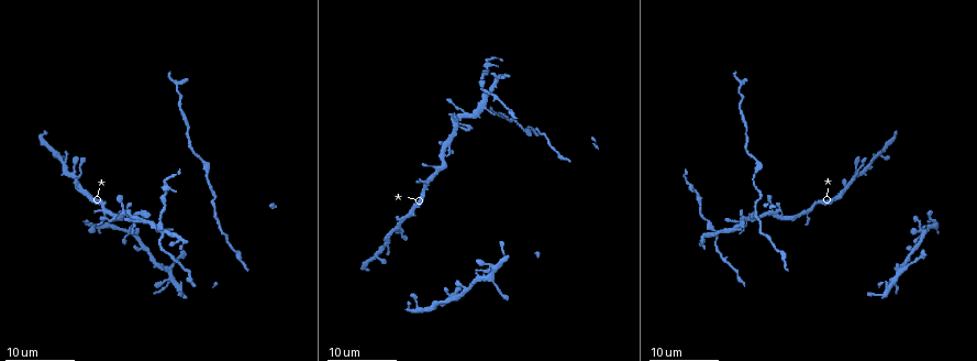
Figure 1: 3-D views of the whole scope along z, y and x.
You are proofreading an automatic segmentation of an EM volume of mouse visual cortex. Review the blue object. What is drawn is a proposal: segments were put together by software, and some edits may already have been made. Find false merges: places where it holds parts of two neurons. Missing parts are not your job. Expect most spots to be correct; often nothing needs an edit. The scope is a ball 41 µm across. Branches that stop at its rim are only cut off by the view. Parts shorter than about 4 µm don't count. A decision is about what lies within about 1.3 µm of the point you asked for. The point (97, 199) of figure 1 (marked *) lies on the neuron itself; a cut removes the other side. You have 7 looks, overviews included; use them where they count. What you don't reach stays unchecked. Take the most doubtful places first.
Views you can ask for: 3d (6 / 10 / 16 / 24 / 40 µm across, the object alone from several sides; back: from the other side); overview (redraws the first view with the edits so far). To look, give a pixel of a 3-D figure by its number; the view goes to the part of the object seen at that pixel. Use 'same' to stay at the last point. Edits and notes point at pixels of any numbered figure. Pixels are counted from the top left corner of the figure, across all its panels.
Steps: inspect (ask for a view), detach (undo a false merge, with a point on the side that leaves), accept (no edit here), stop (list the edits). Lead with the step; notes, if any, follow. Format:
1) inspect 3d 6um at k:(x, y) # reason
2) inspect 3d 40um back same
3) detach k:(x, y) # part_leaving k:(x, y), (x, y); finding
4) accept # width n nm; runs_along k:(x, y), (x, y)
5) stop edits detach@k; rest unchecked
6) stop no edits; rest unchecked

inspect 3d 16um at 1:(484, 108) # arms part here

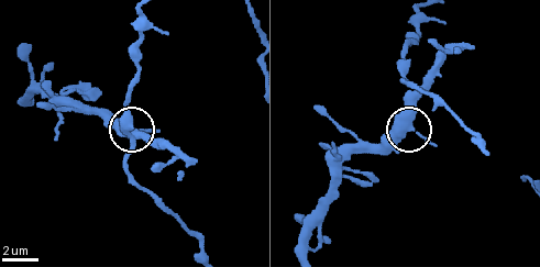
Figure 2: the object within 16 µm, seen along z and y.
inspect 3d 10um at 2:(410, 122)

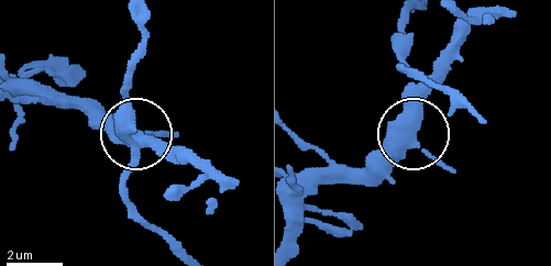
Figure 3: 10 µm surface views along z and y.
accept # runs_along 3:(293, 209), (321, 183), (364, 178), (407, 137), (407, 62); all the same neuron

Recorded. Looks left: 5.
inspect 3d 24um at 1:(187, 130) # thin neck

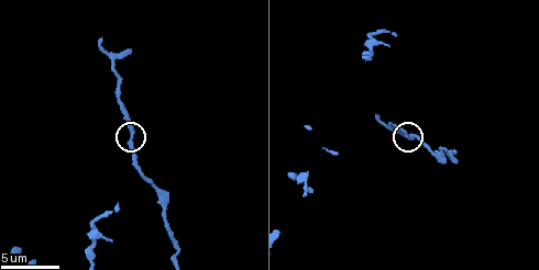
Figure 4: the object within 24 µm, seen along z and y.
inspect 3d 10um at 4:(132, 134)

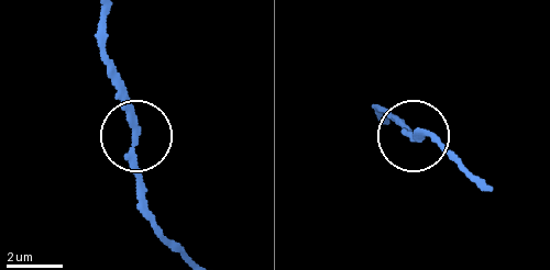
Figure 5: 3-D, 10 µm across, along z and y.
accept # continuous, no second neuron

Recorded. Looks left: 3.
inspect 3d 6um at 4:(432, 155) # sudden change in width

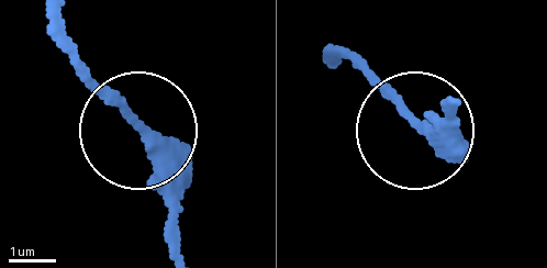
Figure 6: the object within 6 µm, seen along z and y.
accept # width 250 nm; one neuron here

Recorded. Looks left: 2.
stop no edits; rest unchecked

